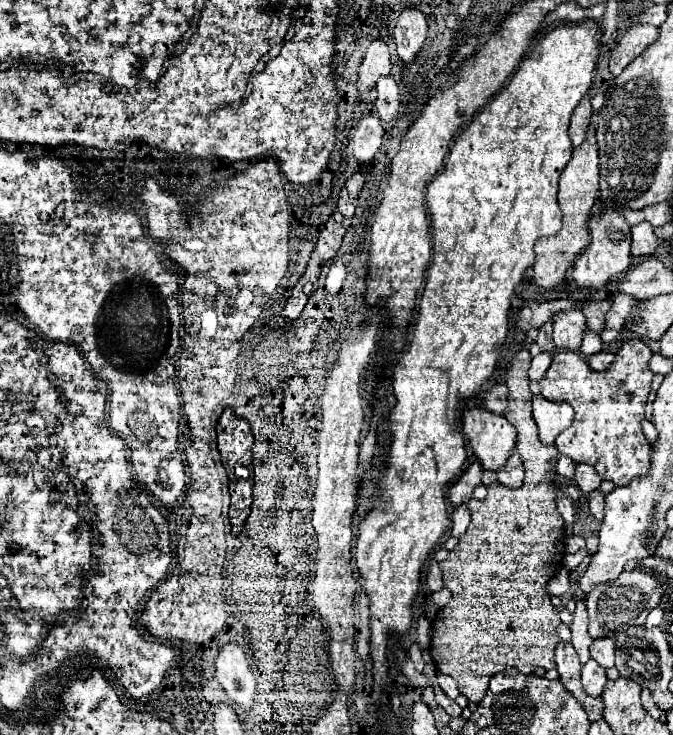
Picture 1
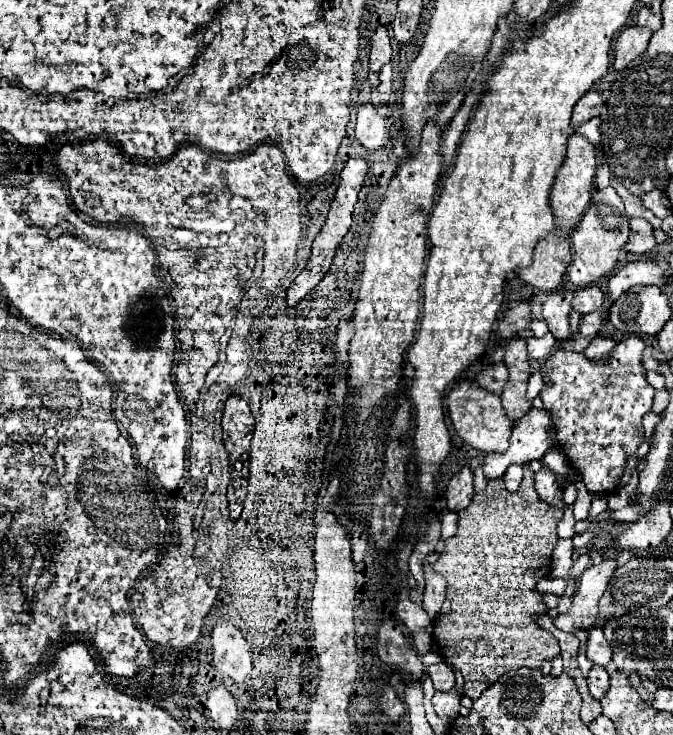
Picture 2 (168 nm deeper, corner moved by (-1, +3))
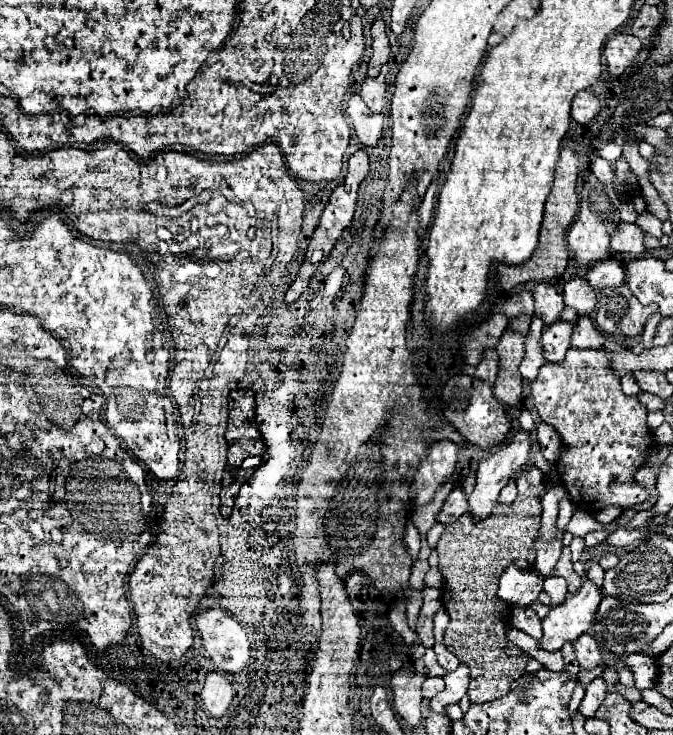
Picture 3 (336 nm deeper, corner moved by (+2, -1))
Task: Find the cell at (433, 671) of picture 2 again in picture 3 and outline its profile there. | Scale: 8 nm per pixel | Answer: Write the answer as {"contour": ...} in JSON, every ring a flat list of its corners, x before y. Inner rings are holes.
{"contour":[[425,678,425,682,423,682,423,698,427,698,427,700,431,700,435,694,439,694,441,690,445,688,445,682,443,682,443,678]]}

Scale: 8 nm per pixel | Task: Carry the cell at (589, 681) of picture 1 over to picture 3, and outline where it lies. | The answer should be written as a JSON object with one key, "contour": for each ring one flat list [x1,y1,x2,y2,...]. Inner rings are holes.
{"contour":[[595,678,595,680,587,686,585,698,583,698,581,706,579,706,581,714,583,714,583,716,587,716,587,718,591,718,591,716,597,712,597,708,603,704,605,694,607,694,605,680,603,680,603,678]]}

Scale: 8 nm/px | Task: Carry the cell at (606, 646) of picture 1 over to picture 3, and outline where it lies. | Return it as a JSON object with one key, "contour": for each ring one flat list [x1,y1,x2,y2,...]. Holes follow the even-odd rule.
{"contour":[[591,634,581,636,581,640,575,640,573,648,575,648,575,656,577,656,577,662,581,668,591,670,591,668,599,666,603,660,603,652]]}

